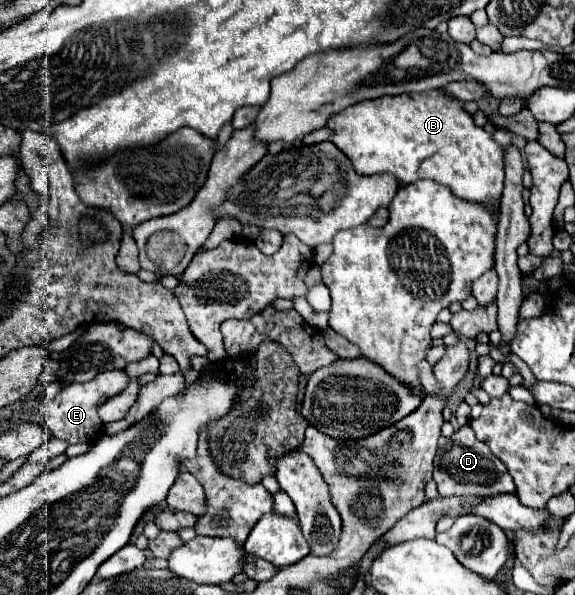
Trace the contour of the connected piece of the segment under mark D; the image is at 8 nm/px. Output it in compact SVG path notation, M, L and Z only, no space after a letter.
M469 424L461 426L453 432L451 438L441 436L439 448L435 456L435 472L433 480L437 482L439 496L459 496L459 494L473 494L473 496L497 496L497 494L513 494L515 484L509 476L505 464L489 450L487 444L475 438Z

